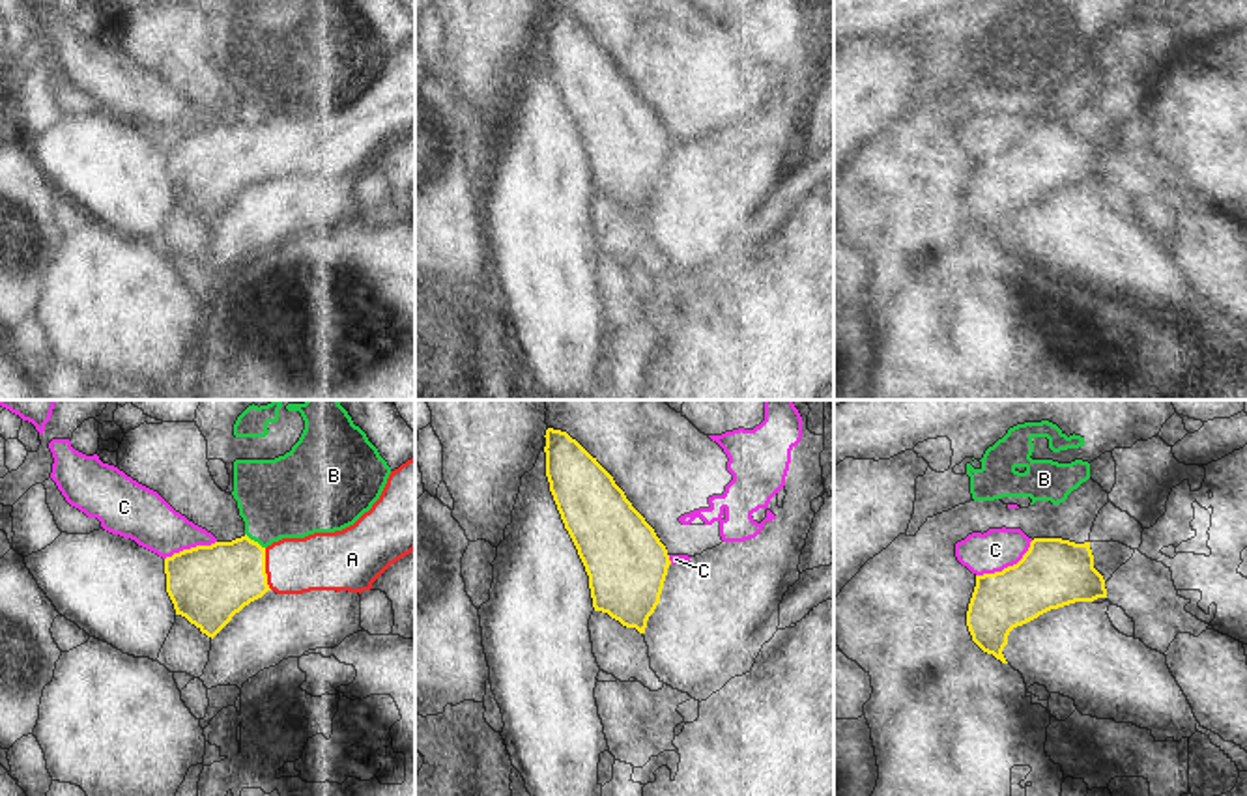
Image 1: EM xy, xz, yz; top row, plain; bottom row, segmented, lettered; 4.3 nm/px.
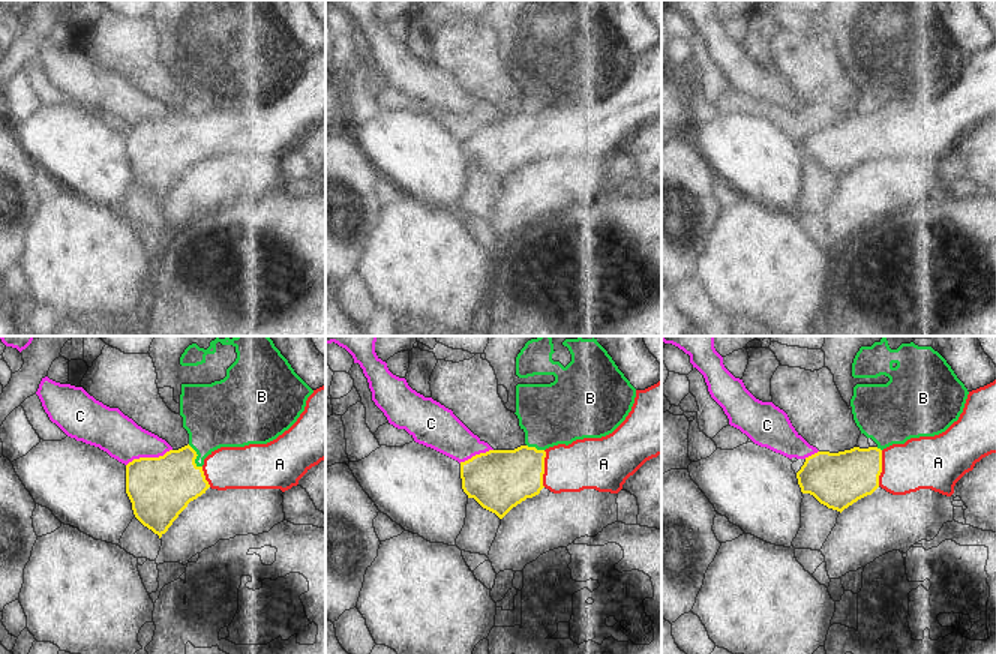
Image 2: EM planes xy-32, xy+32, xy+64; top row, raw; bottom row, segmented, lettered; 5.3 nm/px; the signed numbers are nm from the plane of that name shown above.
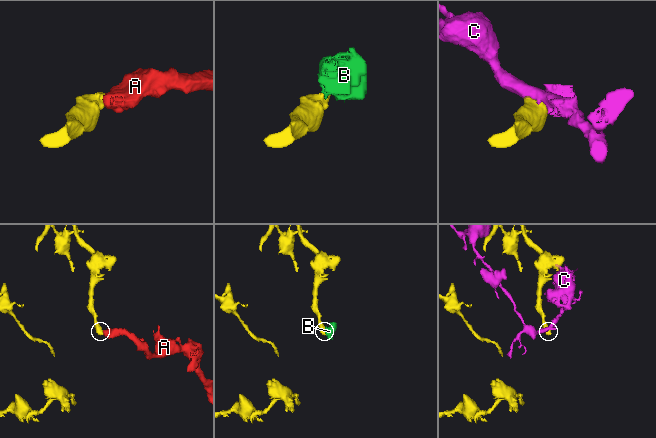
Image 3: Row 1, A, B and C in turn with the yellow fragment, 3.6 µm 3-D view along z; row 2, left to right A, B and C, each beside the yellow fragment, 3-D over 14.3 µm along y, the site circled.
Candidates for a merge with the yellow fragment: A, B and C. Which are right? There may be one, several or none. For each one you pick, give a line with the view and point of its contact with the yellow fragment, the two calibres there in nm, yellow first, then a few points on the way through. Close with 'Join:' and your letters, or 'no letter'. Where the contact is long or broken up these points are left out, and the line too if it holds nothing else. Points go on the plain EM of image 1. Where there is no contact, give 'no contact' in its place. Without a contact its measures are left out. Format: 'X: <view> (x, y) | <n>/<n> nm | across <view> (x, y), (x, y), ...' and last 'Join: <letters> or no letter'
A: xy (264, 150) | 340/240 nm | across xy (208, 165), (242, 152), (264, 150), (320, 142)
Join: A

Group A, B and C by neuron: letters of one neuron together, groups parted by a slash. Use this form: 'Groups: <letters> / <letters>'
Groups: A / B / C

